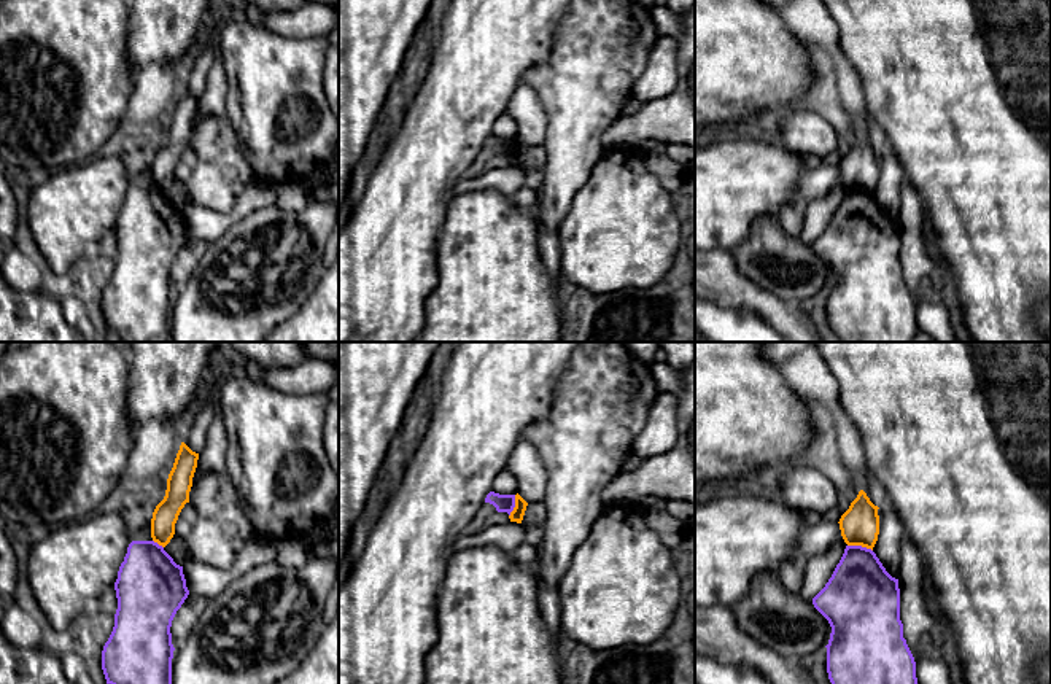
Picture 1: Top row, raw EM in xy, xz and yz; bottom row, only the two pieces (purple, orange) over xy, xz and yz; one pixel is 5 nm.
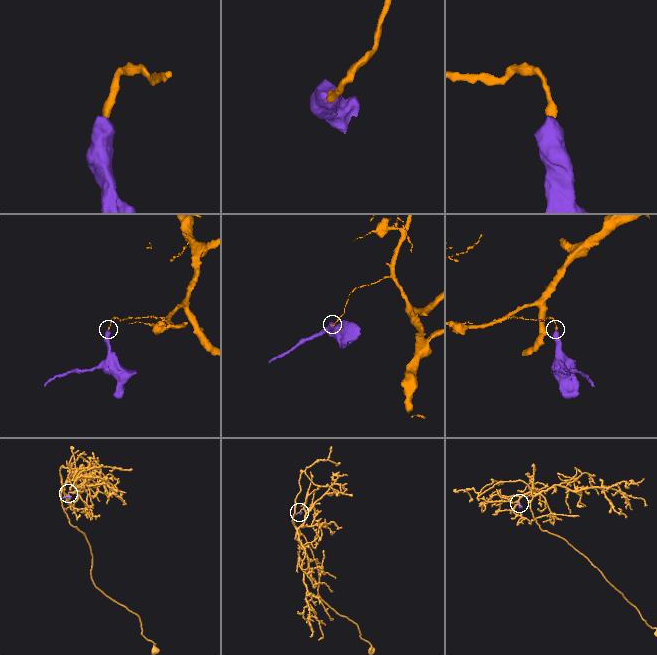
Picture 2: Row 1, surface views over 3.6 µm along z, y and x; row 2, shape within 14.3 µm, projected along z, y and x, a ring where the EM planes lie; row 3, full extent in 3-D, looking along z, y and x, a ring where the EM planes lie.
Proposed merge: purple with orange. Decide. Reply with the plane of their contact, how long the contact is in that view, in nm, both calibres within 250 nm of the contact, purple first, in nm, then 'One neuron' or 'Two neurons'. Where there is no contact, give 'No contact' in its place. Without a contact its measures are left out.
Touches purple in yz. Shared border 130 nm. Thickness 360 nm (purple) against 200 nm. Two neurons

